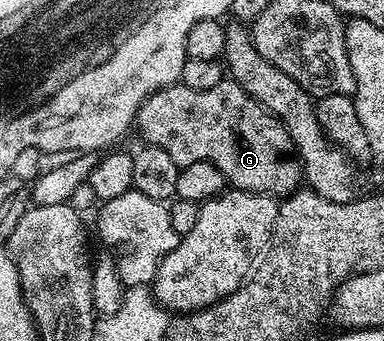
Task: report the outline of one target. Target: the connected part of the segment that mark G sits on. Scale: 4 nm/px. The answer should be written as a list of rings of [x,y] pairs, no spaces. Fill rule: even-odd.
[[[223,80],[216,83],[212,88],[207,90],[189,90],[184,84],[175,84],[173,86],[165,86],[163,90],[157,90],[150,99],[138,110],[136,119],[136,130],[143,134],[147,143],[162,146],[164,152],[168,152],[168,156],[172,156],[172,160],[179,168],[188,164],[196,164],[197,162],[207,162],[208,164],[216,164],[216,168],[220,168],[220,172],[226,177],[227,183],[231,187],[240,190],[250,190],[254,194],[268,194],[271,196],[285,196],[294,193],[303,185],[304,175],[302,173],[302,160],[296,156],[294,141],[288,136],[288,132],[284,128],[284,124],[280,124],[278,118],[273,118],[266,109],[257,102],[252,96],[248,96],[248,92],[244,92],[244,88],[240,88],[240,84],[236,84],[233,80]]]

